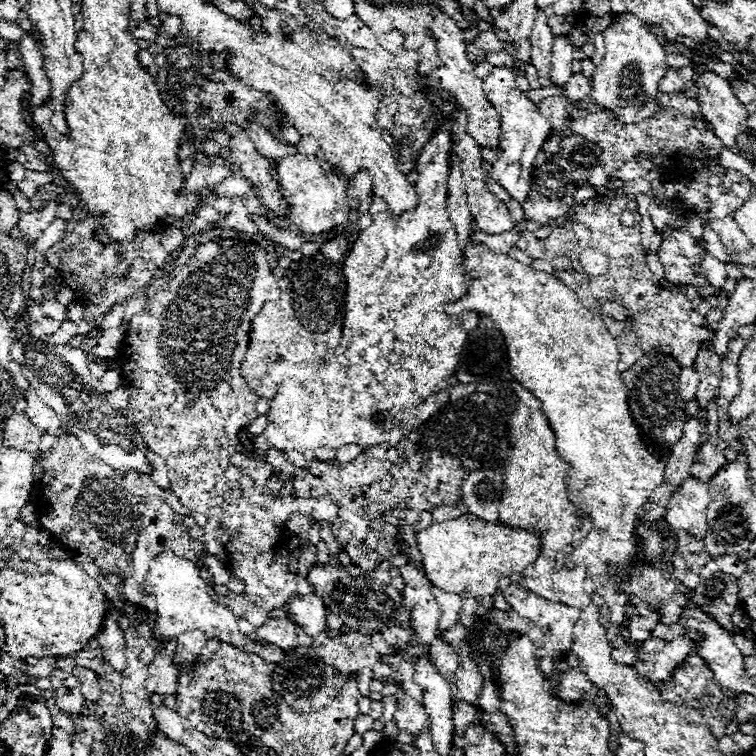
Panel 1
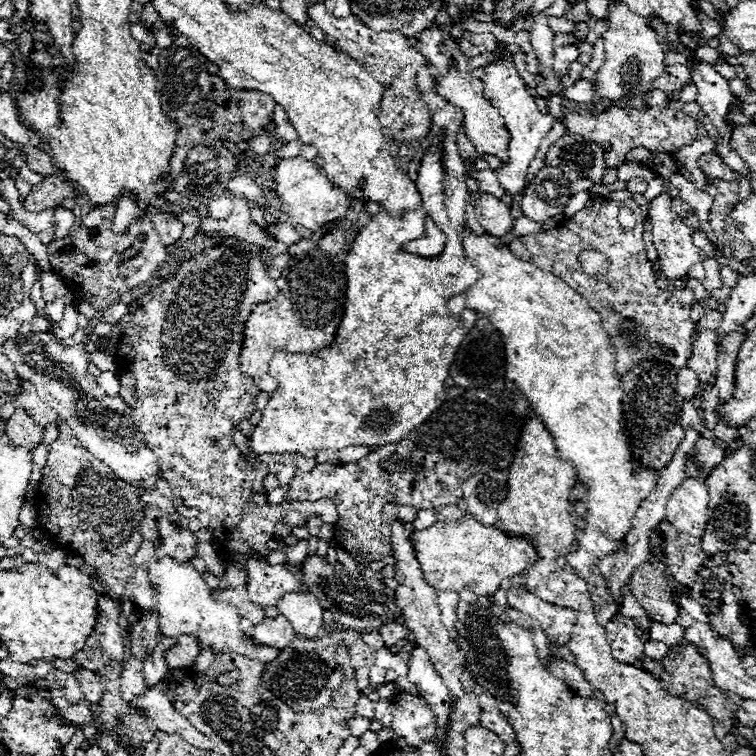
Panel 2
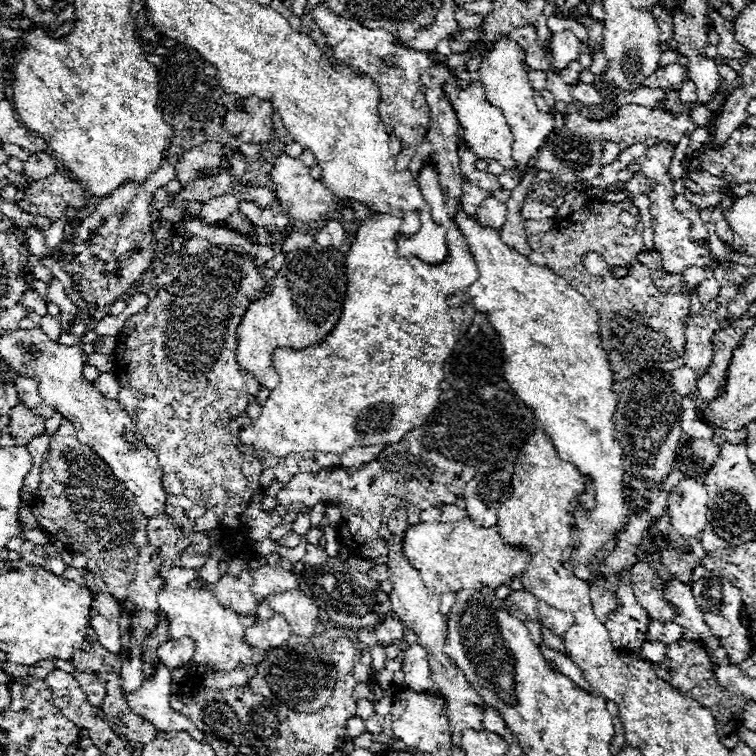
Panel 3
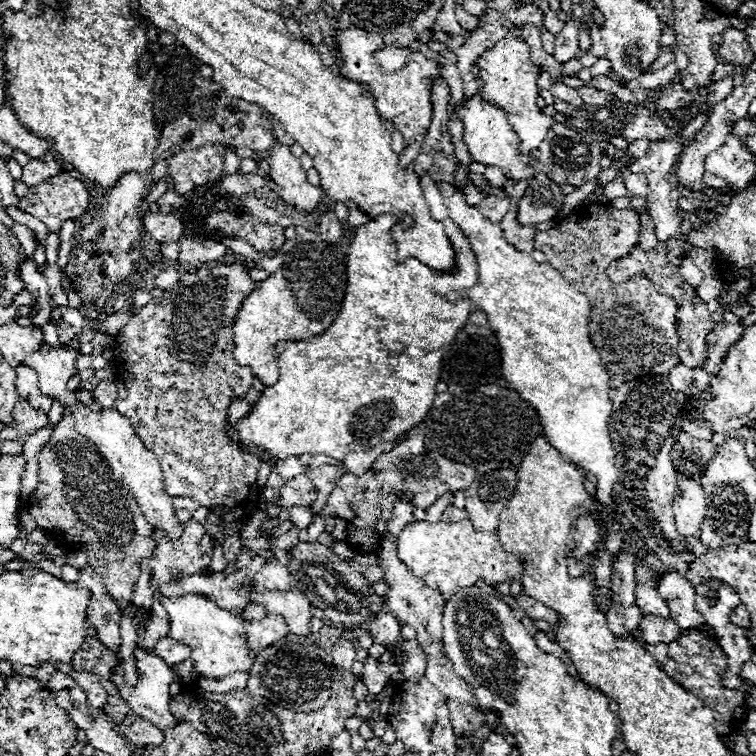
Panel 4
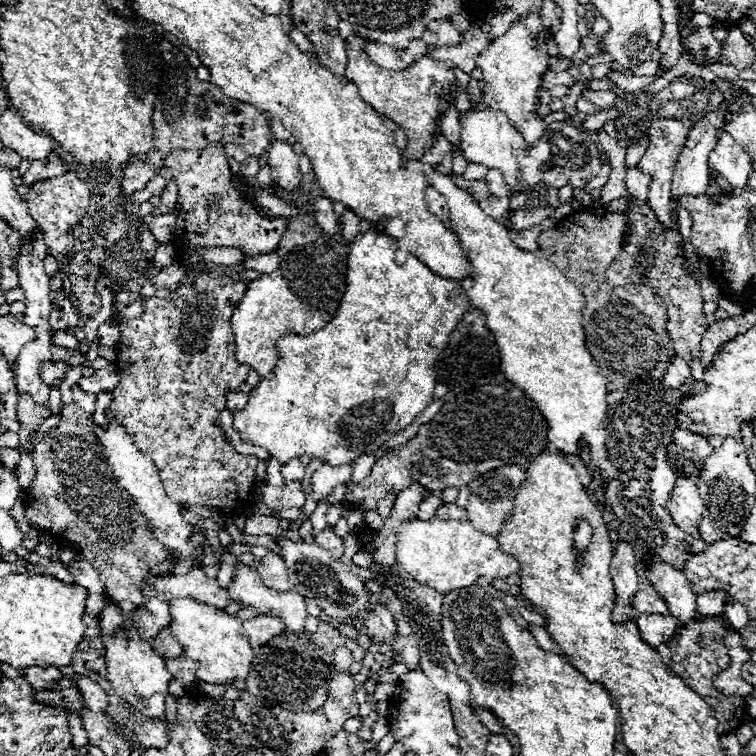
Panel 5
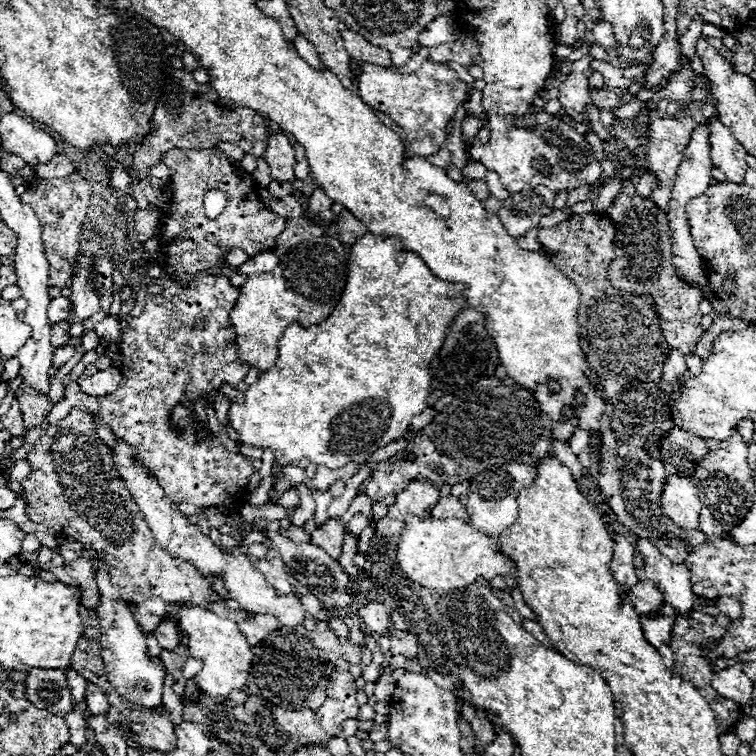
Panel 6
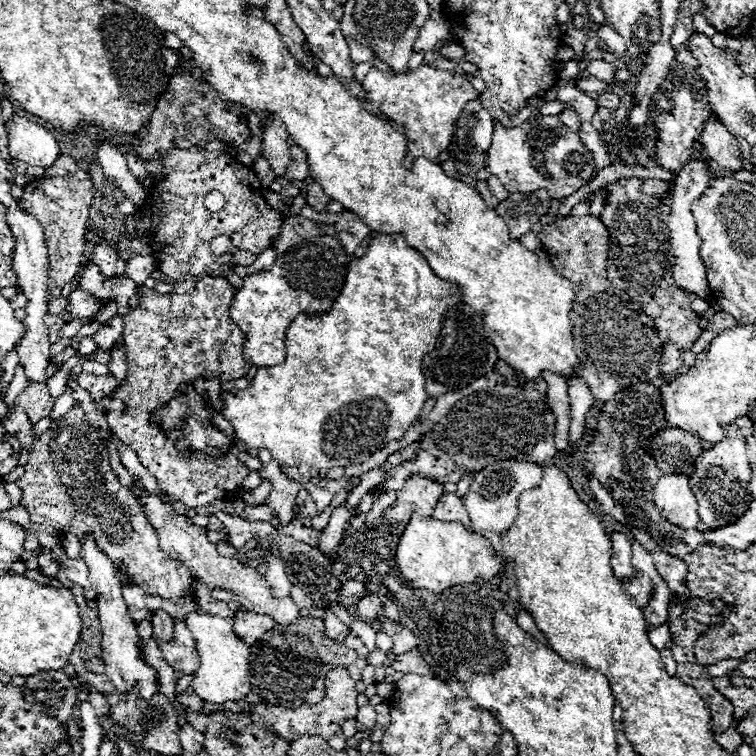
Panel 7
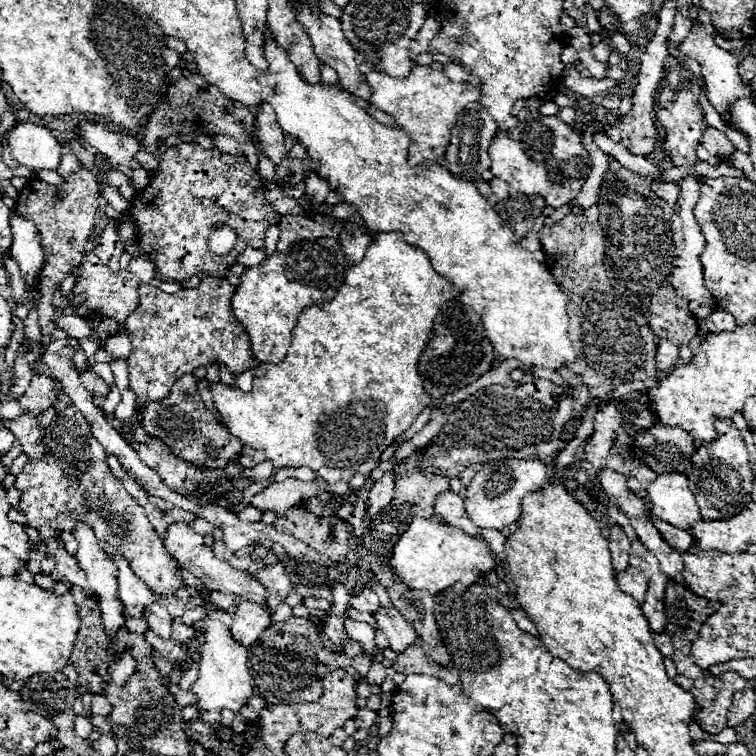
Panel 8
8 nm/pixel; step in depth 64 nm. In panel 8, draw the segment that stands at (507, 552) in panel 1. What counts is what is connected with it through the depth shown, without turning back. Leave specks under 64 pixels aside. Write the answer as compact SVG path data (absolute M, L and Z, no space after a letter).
M414 518L408 530L396 542L392 550L390 566L394 574L412 590L428 590L430 594L438 594L452 586L454 582L462 582L466 586L474 584L478 576L488 574L496 568L496 554L488 548L486 540L468 536L460 528L442 526L436 520Z

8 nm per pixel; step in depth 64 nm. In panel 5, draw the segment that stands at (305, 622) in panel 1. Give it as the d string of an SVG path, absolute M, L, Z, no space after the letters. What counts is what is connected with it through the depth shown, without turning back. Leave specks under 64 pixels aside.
M236 564L232 582L228 584L232 600L238 600L242 606L250 606L260 614L274 614L284 620L286 628L292 632L304 632L306 622L306 602L298 592L276 592L264 586L260 574L246 566Z

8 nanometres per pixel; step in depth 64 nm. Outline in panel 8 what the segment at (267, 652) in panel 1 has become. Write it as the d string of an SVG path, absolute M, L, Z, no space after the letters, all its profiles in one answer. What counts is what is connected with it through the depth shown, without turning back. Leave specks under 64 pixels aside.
M198 620L192 626L194 630L204 632L204 646L200 648L200 668L198 668L198 680L192 684L192 692L198 696L200 710L232 710L238 714L244 706L248 706L248 700L252 698L252 678L248 666L249 649L230 636L230 630L220 624L218 620Z

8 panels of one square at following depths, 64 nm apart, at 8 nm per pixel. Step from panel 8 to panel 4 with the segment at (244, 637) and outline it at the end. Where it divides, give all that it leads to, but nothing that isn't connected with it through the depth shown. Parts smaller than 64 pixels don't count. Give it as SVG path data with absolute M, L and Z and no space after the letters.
M268 614L262 620L244 622L244 628L246 628L248 646L254 650L268 648L270 644L274 644L276 640L280 640L288 634L288 626L284 624L284 620L280 616L272 616L272 614Z

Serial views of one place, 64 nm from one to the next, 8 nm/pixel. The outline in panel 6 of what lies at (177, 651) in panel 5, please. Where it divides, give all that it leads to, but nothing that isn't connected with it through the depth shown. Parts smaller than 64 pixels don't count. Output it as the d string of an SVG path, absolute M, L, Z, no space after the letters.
M168 618L168 620L162 620L162 622L160 622L160 626L156 628L154 636L156 636L156 640L158 640L160 648L164 648L164 650L172 650L172 648L176 648L176 646L178 646L176 622L174 622L172 618Z

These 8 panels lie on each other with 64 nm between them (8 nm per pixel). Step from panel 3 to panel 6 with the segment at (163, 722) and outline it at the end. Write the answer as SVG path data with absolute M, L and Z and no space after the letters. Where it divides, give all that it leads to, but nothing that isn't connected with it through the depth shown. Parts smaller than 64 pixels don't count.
M84 548L82 558L92 562L92 568L96 572L96 584L100 588L100 604L98 604L96 614L100 618L100 628L102 628L100 646L102 646L102 660L106 666L104 668L106 678L122 698L144 708L156 708L162 702L164 666L160 660L146 656L146 636L142 634L138 622L132 618L132 612L122 600L120 590L112 584L106 560L98 558L94 548Z

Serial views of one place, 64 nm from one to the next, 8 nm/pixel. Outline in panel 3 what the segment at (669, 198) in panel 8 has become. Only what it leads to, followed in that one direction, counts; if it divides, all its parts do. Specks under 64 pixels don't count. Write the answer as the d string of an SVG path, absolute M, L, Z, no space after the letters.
M634 174L630 180L626 180L626 184L624 184L624 190L628 190L632 196L634 194L648 194L648 180L646 180L646 176L642 176L642 174Z

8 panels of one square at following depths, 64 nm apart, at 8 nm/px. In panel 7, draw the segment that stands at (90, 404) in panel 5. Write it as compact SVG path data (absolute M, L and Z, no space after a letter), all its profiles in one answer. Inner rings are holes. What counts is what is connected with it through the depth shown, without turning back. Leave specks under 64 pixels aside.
M220 276L196 278L194 290L172 298L152 288L140 286L140 302L128 312L124 320L122 340L126 344L126 384L118 388L116 398L104 398L96 402L96 408L106 412L106 420L116 436L130 446L140 462L156 476L160 488L170 500L182 502L188 508L210 506L232 494L242 480L248 476L248 468L234 456L224 458L206 454L182 454L174 442L166 440L164 434L150 424L150 414L158 406L174 398L174 392L182 382L194 382L198 376L228 378L236 380L248 374L252 362L244 356L244 332L230 318L230 304L236 296L236 288ZM66 388L66 390L64 390L64 394L56 398L56 404L54 404L54 410L50 412L52 420L54 420L54 418L58 418L60 414L68 412L68 408L72 408L72 406L76 406L76 400L72 398L72 390L70 390L70 388ZM126 408L126 412L124 412Z

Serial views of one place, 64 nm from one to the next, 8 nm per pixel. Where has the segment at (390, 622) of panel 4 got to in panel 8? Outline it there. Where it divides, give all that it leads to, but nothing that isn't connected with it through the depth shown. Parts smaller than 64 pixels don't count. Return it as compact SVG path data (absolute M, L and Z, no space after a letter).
M366 584L356 596L350 598L350 606L352 606L354 610L358 610L358 612L368 612L368 614L372 614L372 612L380 606L380 598L378 598L378 594Z

